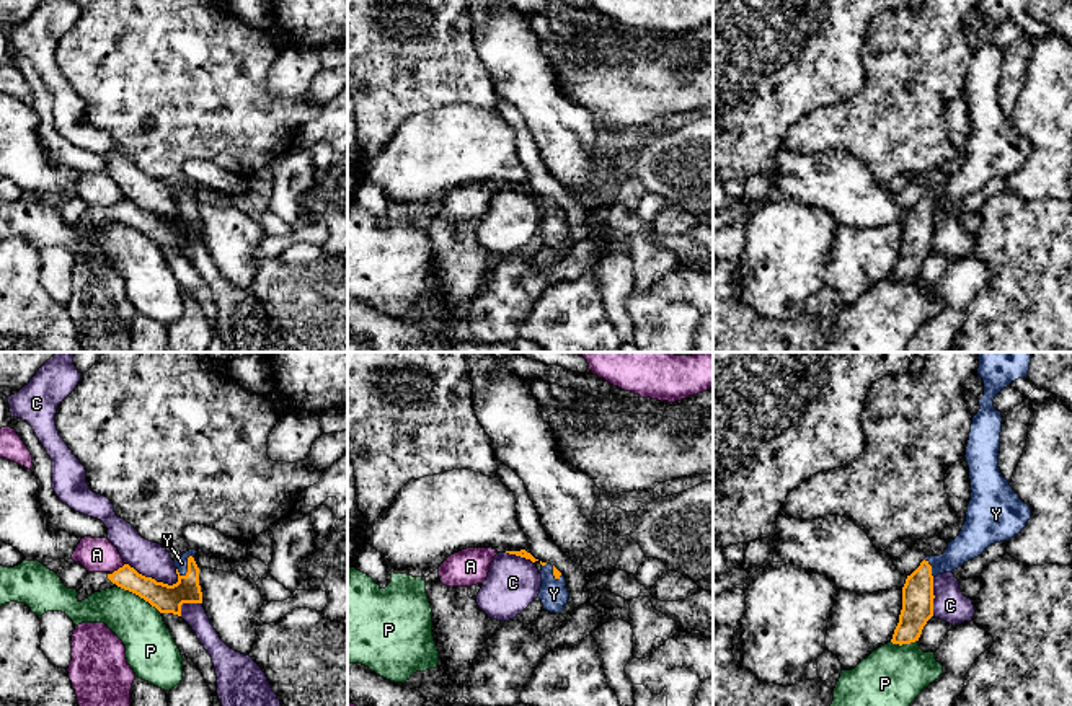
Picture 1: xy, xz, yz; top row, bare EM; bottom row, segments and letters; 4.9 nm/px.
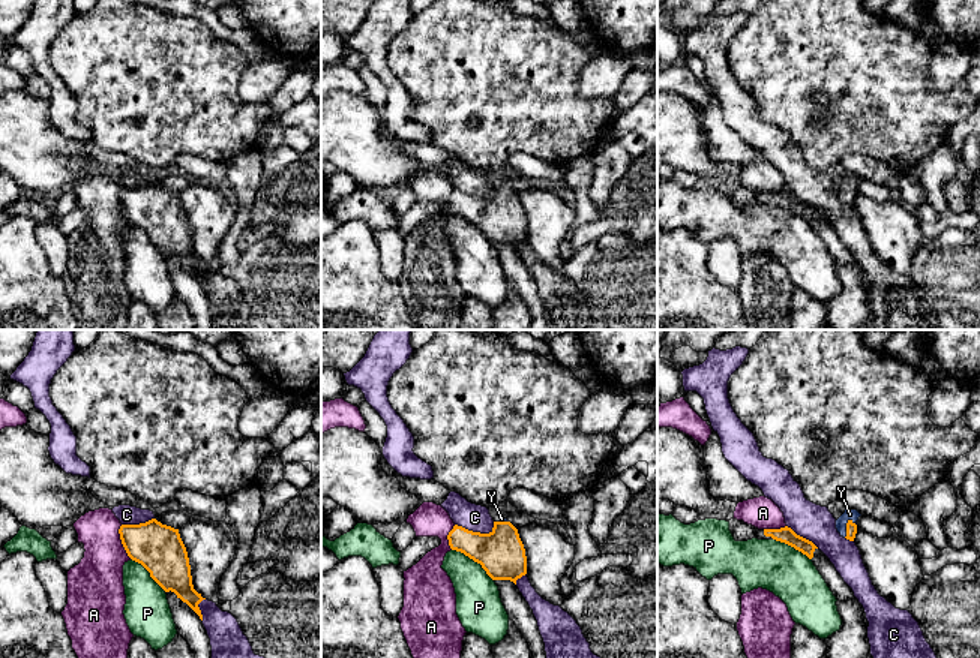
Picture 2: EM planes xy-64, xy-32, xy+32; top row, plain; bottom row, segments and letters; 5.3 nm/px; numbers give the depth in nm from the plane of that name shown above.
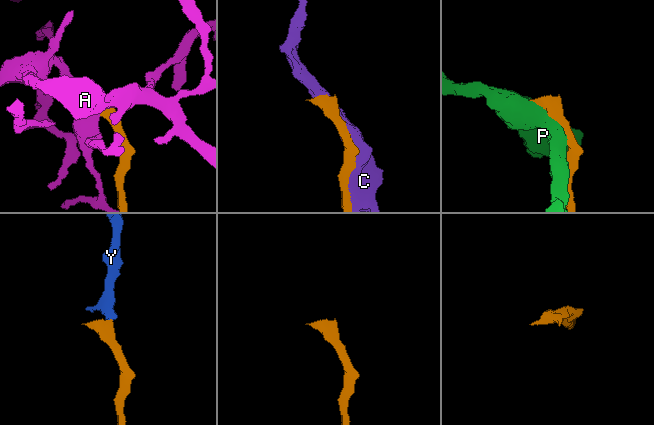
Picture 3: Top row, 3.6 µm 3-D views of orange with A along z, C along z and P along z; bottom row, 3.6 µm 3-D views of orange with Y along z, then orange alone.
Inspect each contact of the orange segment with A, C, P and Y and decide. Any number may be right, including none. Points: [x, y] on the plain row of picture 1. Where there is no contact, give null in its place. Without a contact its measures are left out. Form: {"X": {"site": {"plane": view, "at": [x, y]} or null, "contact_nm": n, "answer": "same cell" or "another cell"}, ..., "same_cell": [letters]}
{"A": {"site": {"plane": "xy", "at": [119, 202]}, "contact_nm": 80, "answer": "another cell"}, "C": {"site": {"plane": "xy", "at": [150, 212]}, "contact_nm": 280, "answer": "another cell"}, "P": {"site": {"plane": "xy", "at": [139, 230]}, "contact_nm": 260, "answer": "another cell"}, "Y": {"site": {"plane": "xy", "at": [188, 201]}, "contact_nm": 130, "answer": "same cell"}, "same_cell": ["Y"]}

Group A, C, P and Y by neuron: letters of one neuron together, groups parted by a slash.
A / C / P / Y

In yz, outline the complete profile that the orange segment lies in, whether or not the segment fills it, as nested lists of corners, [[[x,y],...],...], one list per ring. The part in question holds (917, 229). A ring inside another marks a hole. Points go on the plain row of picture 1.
[[[979,0],[984,16],[979,47],[972,52],[966,96],[971,114],[971,135],[959,170],[940,191],[927,191],[906,214],[902,245],[894,264],[893,279],[919,276],[924,261],[933,251],[933,214],[953,207],[981,191],[990,179],[1008,176],[1021,168],[1031,153],[1025,139],[1002,111],[999,103],[1002,47],[994,42],[995,31],[1012,16],[1028,13],[1030,0]]]

